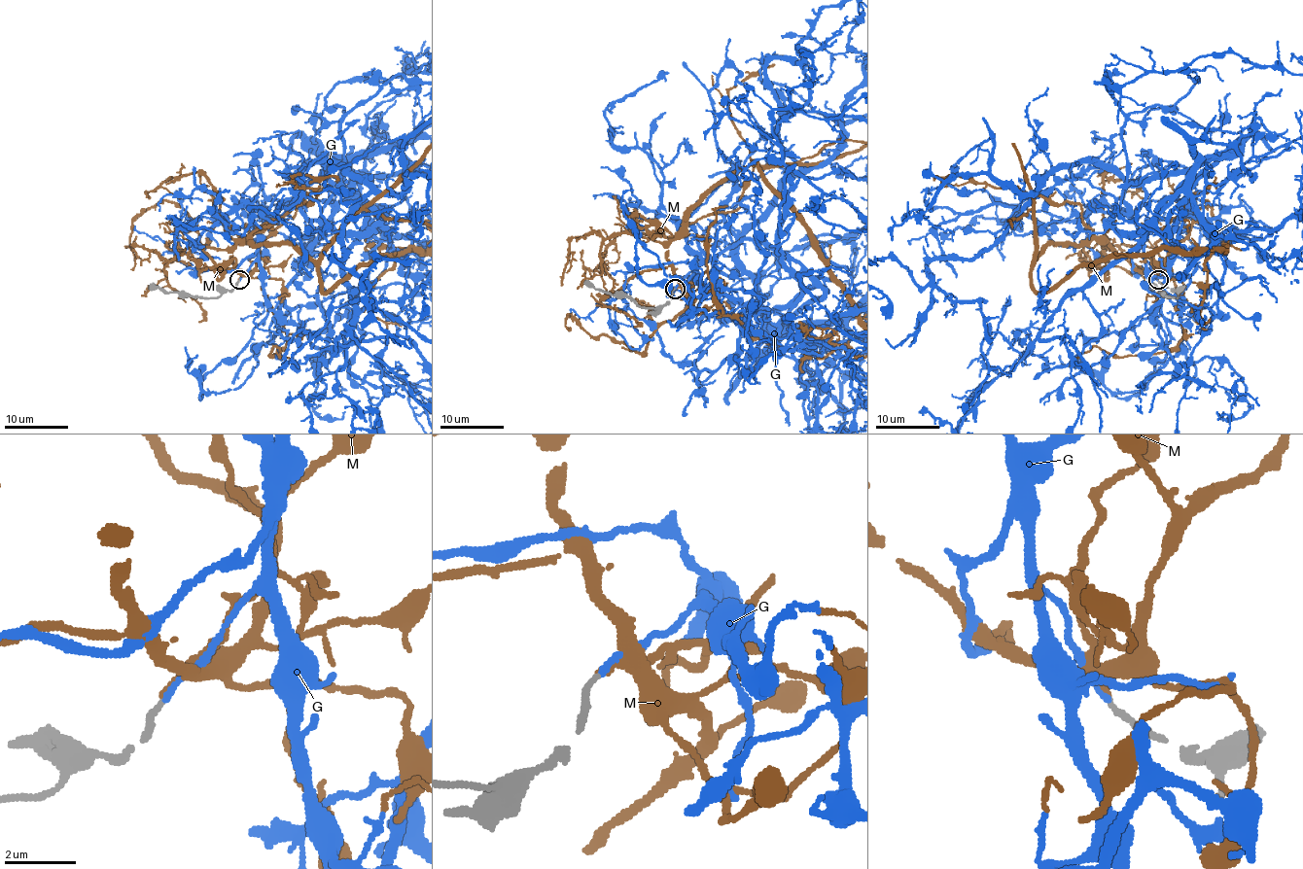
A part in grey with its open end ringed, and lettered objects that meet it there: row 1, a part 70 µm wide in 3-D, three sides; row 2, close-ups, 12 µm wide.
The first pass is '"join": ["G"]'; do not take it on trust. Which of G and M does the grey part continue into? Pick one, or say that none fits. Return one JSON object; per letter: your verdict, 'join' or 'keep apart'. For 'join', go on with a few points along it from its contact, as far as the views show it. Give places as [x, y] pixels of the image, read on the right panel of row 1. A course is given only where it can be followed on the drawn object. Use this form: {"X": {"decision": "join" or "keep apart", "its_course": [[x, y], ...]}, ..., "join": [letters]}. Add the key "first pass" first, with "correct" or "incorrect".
{"first pass": "correct", "G": {"decision": "join"}, "M": {"decision": "keep apart"}, "join": ["G"]}

